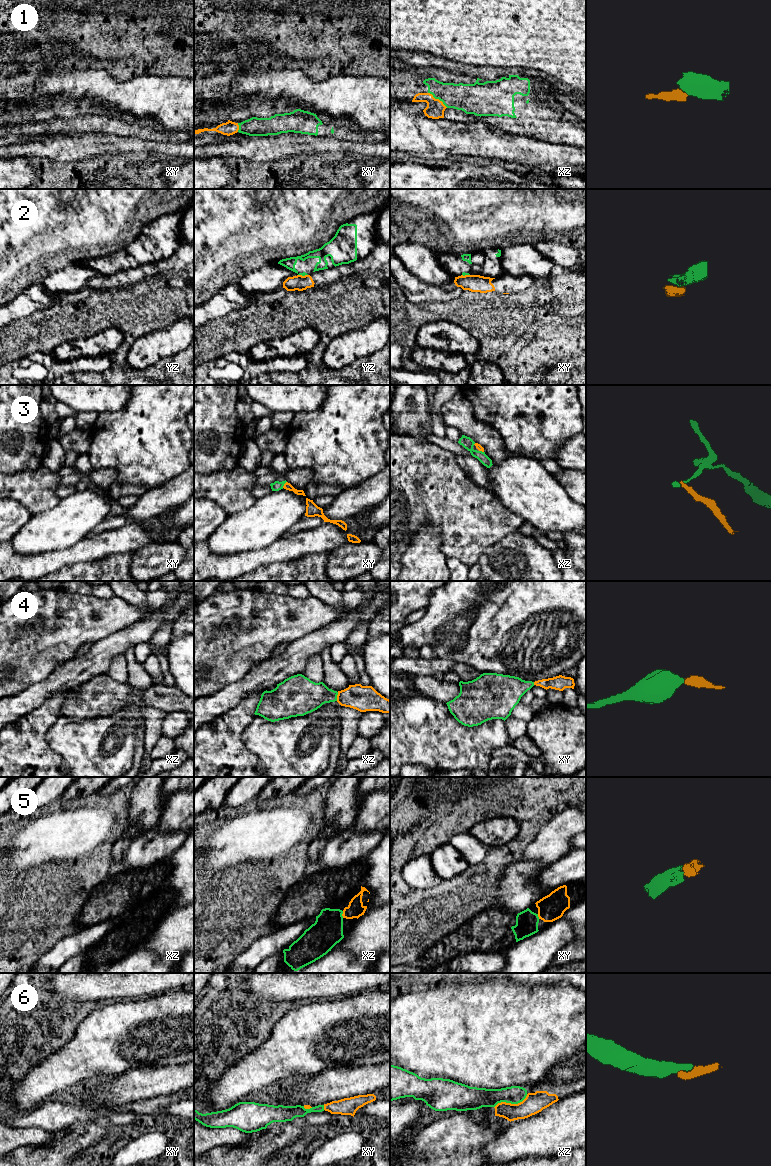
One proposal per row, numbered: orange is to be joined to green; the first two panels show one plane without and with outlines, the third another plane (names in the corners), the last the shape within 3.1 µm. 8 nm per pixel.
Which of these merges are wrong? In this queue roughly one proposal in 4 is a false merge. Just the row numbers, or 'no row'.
2, 3

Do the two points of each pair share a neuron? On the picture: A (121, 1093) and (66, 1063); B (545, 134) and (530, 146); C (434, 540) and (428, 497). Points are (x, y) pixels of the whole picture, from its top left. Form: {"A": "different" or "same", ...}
{"A": "different", "B": "different", "C": "different"}

